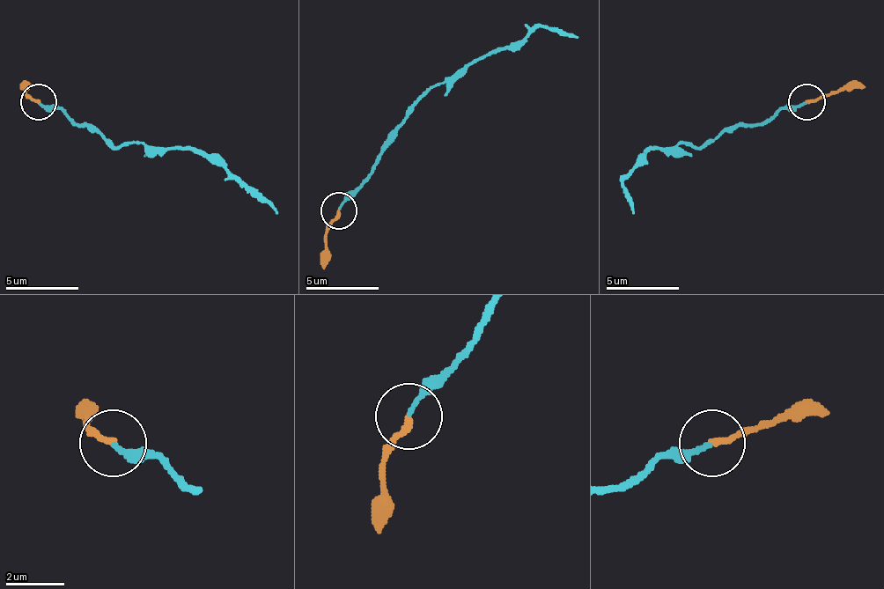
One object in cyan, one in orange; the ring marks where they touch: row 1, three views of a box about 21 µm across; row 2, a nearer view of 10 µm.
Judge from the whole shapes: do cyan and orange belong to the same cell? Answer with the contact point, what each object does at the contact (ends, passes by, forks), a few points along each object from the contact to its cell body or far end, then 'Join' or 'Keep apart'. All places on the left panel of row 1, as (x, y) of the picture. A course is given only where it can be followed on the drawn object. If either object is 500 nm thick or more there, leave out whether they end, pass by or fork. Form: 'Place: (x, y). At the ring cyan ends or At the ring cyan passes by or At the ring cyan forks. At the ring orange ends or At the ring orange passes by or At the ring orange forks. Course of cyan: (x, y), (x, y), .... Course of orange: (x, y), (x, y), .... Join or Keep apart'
Place: (38, 102). At the ring cyan ends. At the ring orange ends. Course of cyan: (37, 103), (55, 106), (74, 125), (84, 125), (114, 147), (132, 143), (180, 147), (213, 154), (278, 212). Course of orange: (37, 103), (23, 88). Join

